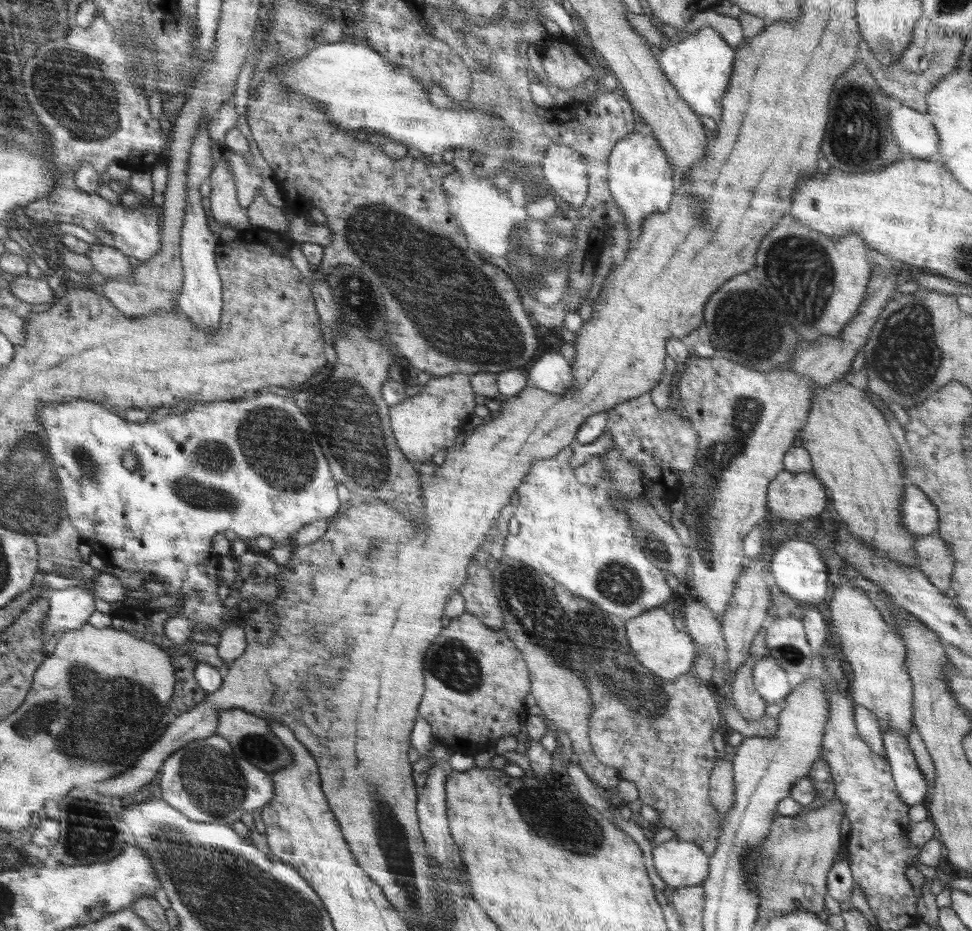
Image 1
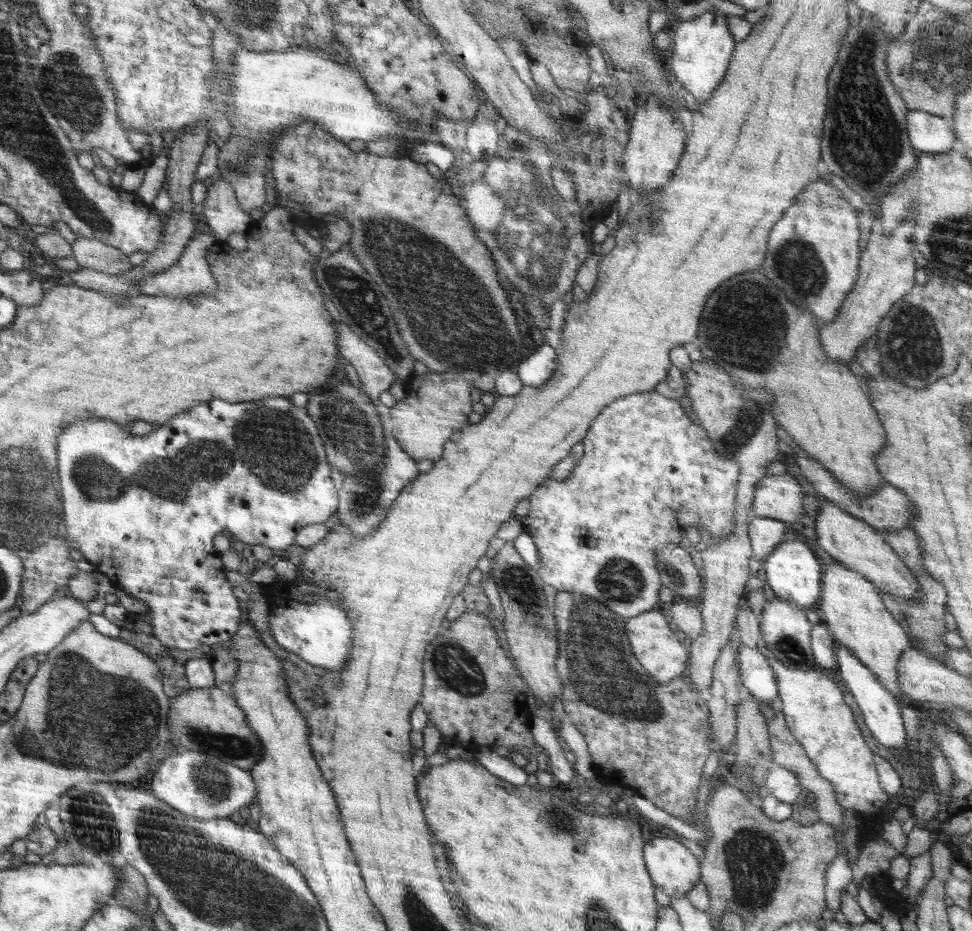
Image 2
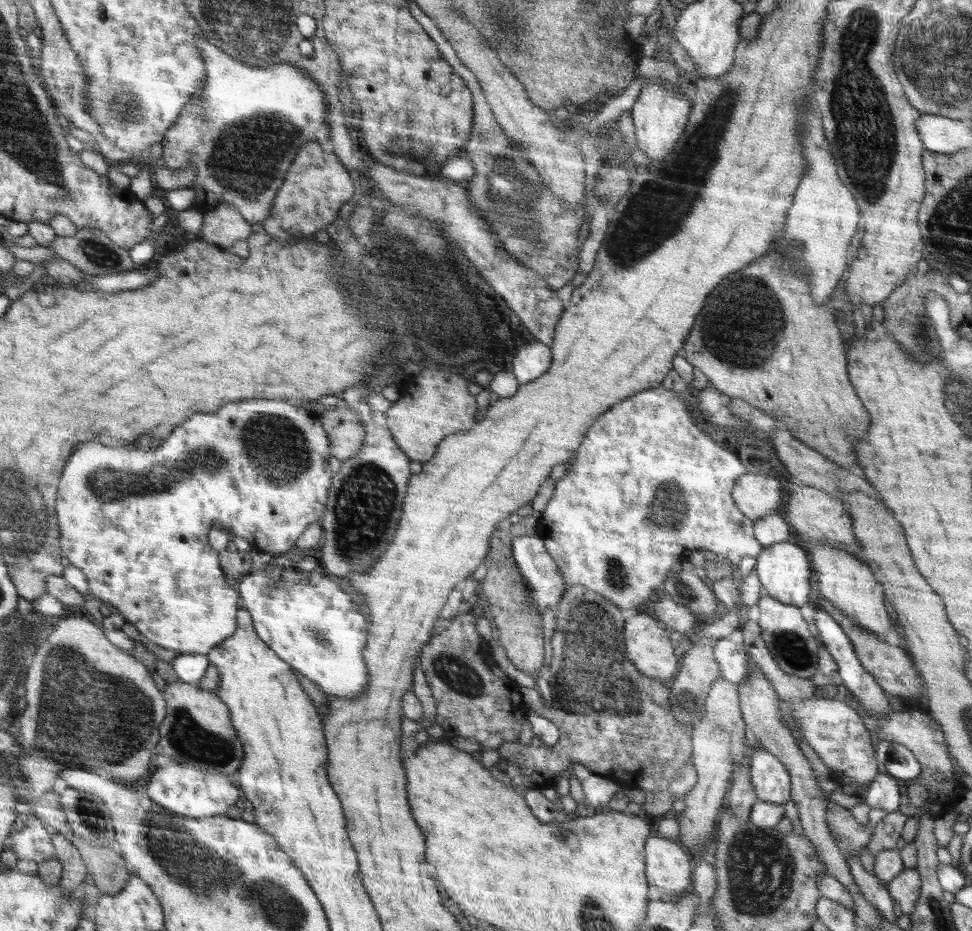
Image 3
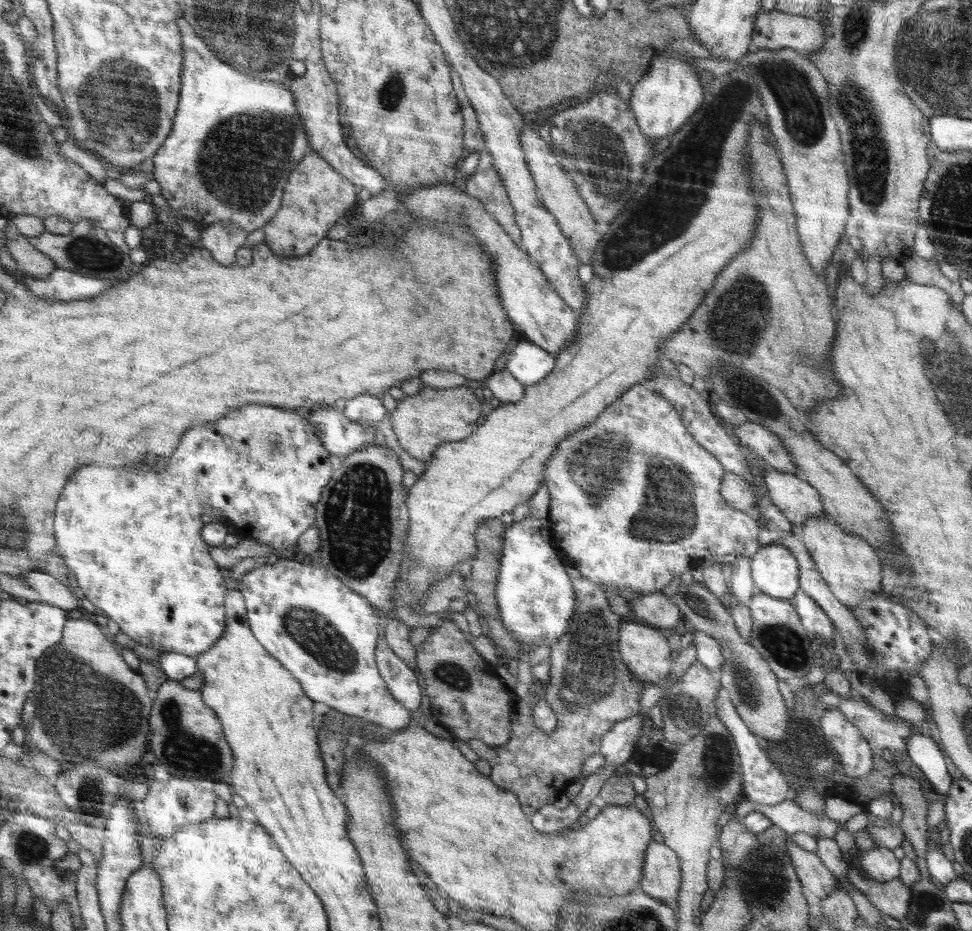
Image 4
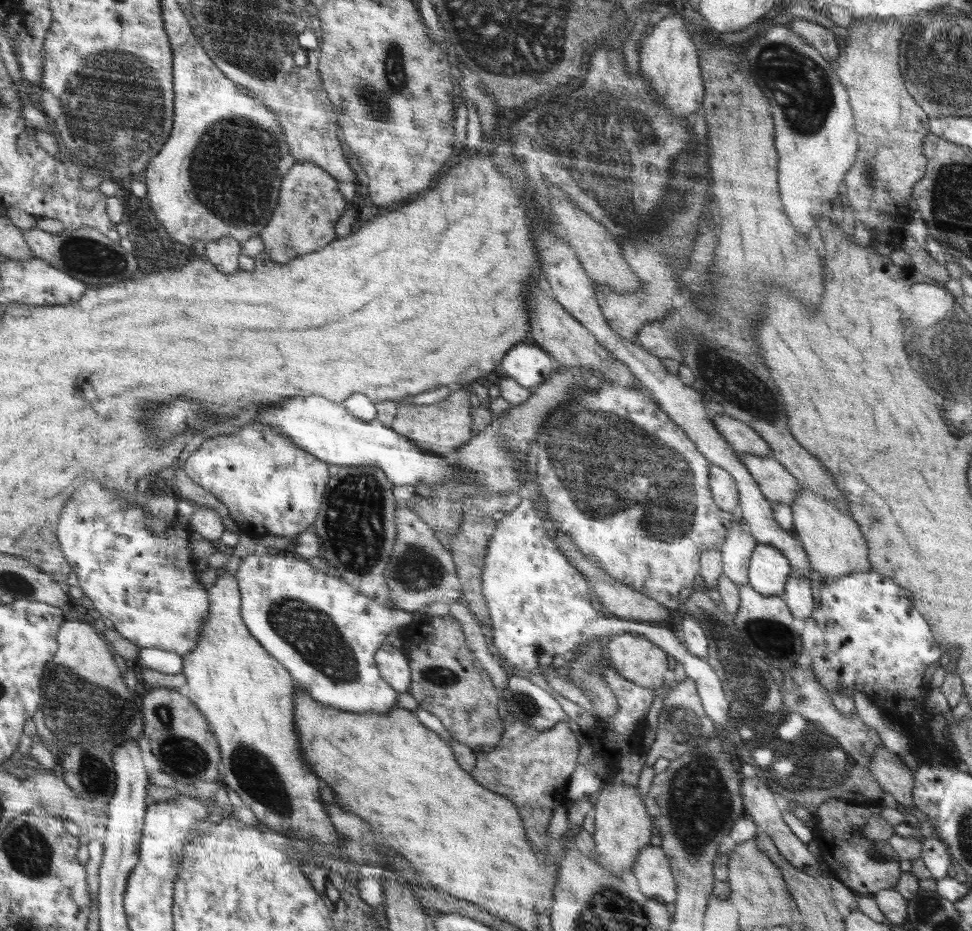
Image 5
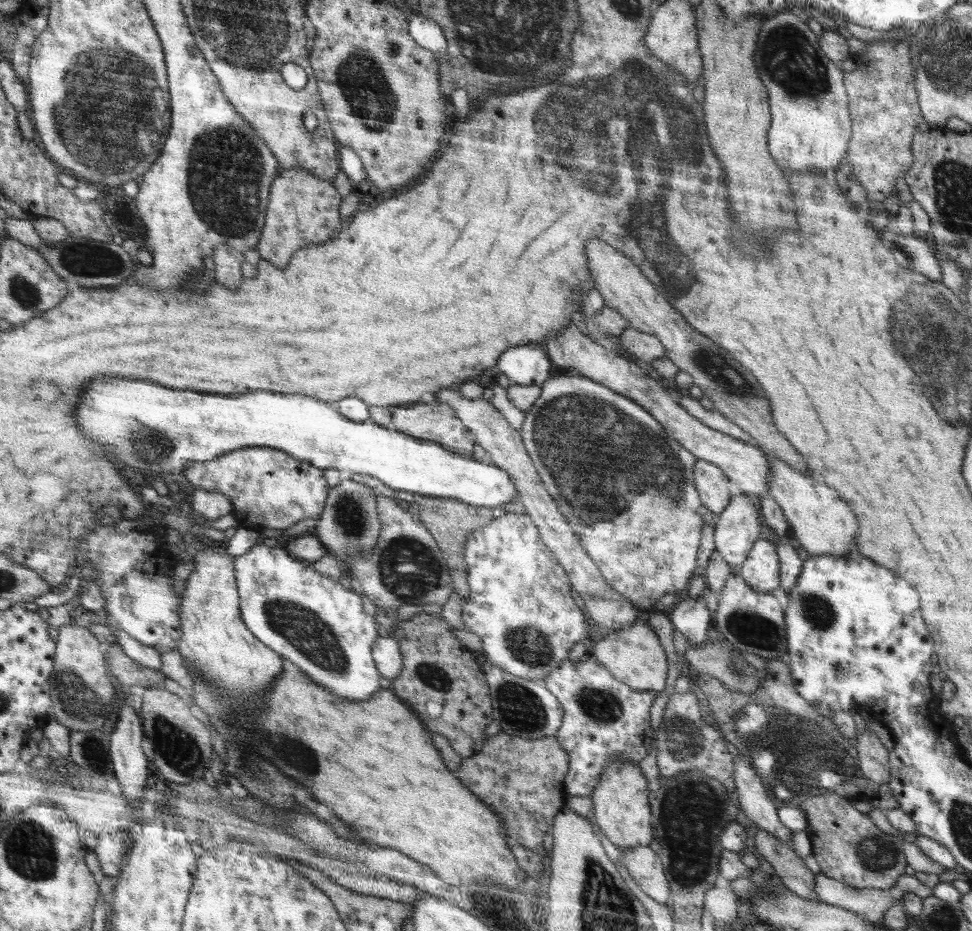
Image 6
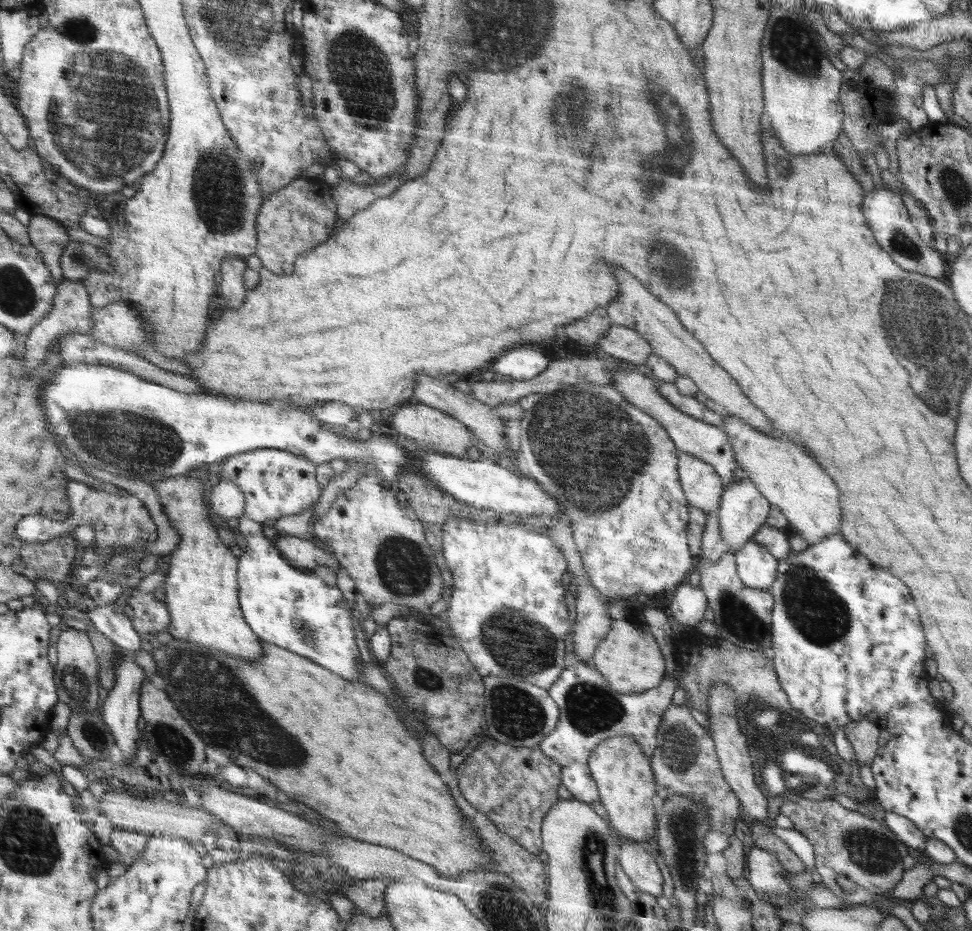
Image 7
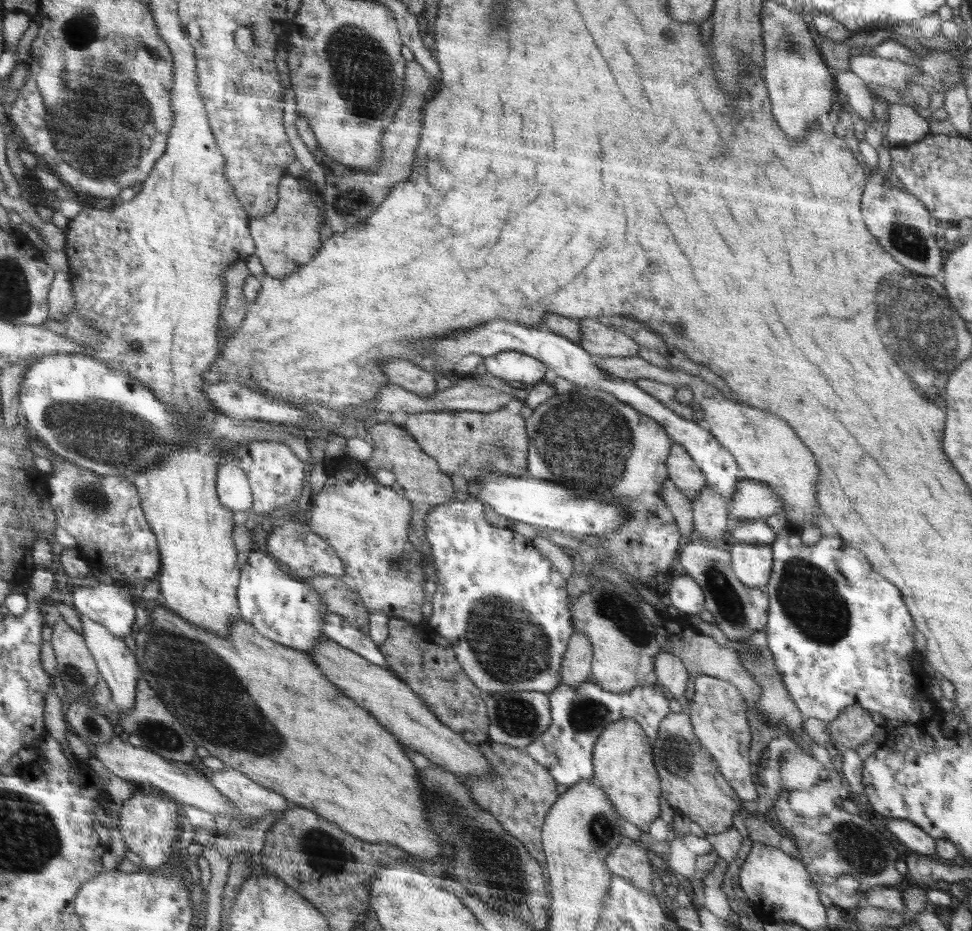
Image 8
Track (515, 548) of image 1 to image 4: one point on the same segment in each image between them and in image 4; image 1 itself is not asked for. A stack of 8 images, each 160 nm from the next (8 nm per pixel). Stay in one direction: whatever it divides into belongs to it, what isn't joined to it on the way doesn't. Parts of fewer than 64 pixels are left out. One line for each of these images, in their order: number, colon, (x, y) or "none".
2: (647, 474)
3: (646, 486)
4: (637, 526)

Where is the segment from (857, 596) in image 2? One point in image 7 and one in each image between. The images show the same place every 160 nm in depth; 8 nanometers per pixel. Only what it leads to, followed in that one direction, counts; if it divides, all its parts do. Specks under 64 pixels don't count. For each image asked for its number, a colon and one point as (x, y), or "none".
3: (847, 582)
4: (851, 568)
5: (834, 544)
6: (823, 524)
7: (784, 473)

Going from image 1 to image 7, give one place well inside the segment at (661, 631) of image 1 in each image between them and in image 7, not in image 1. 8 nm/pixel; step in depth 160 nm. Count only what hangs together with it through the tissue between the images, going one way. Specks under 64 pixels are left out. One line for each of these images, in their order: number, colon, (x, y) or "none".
2: (654, 645)
3: (649, 647)
4: (645, 651)
5: (634, 657)
6: (633, 655)
7: (629, 656)

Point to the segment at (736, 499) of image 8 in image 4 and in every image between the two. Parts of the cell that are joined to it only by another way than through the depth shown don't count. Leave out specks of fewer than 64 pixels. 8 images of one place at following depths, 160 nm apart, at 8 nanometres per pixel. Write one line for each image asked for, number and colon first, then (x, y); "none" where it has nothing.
4: (742, 588)
5: (736, 551)
6: (740, 525)
7: (743, 509)

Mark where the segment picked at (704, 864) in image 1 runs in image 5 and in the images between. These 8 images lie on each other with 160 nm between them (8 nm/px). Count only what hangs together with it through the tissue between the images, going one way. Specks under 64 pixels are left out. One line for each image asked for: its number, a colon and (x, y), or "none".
2: (673, 868)
3: (667, 867)
4: (661, 878)
5: (652, 872)

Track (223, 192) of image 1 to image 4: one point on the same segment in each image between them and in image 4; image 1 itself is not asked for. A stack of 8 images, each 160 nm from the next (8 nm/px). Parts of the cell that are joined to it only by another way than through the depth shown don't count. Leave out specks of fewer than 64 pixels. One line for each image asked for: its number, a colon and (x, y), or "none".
2: (223, 215)
3: (224, 226)
4: (222, 239)

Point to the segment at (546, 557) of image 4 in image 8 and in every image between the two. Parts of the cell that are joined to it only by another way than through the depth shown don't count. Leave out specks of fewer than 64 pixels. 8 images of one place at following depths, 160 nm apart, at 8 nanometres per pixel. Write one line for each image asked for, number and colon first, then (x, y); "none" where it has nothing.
5: (541, 608)
6: (527, 622)
7: (505, 607)
8: (485, 574)

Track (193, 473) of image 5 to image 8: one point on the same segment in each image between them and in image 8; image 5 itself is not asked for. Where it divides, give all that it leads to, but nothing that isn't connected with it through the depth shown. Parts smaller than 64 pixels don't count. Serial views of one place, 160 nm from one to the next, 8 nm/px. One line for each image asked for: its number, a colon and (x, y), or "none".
6: (267, 487)
7: (275, 483)
8: (275, 474)

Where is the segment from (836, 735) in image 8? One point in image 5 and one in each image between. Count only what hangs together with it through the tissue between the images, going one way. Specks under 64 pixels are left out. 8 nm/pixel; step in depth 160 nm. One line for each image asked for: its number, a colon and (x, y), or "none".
5: (896, 779)
6: (874, 758)
7: (863, 735)

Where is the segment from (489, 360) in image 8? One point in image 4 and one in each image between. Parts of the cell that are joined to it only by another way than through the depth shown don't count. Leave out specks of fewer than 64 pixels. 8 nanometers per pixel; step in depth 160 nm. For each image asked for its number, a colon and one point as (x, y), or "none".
4: (529, 363)
5: (530, 366)
6: (525, 364)
7: (521, 363)

